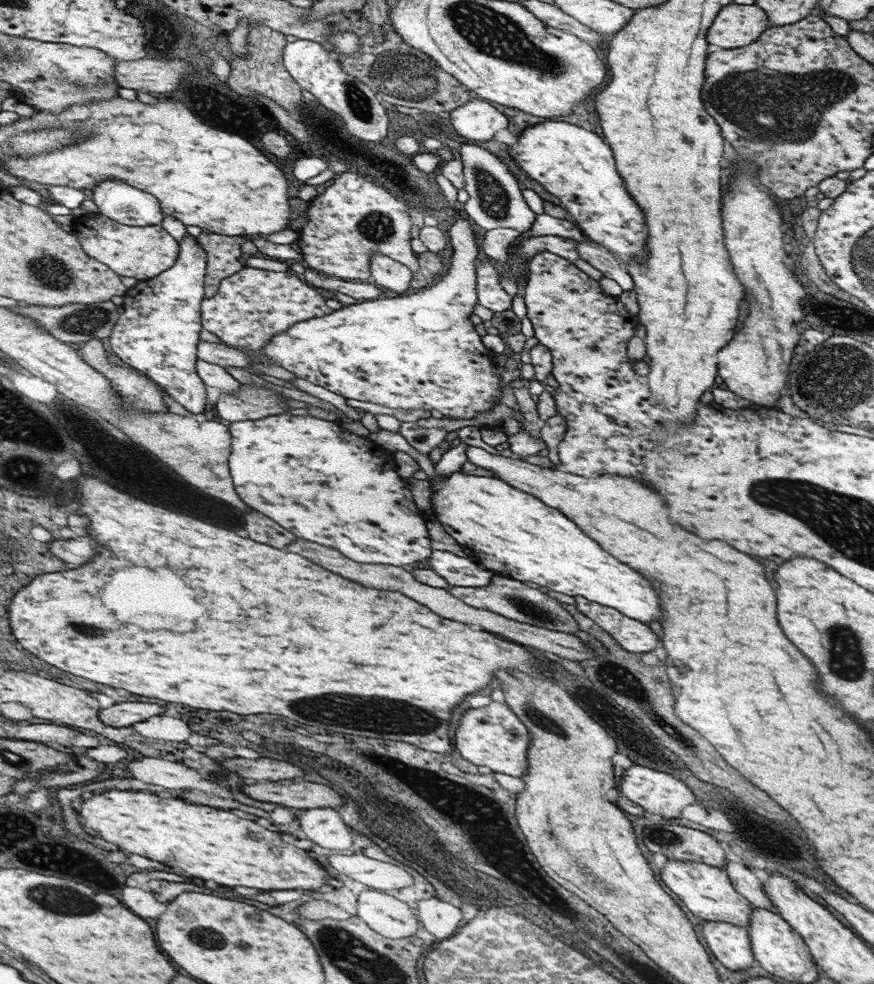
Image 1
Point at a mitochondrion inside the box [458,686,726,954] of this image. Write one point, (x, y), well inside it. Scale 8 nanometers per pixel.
(543, 720)

